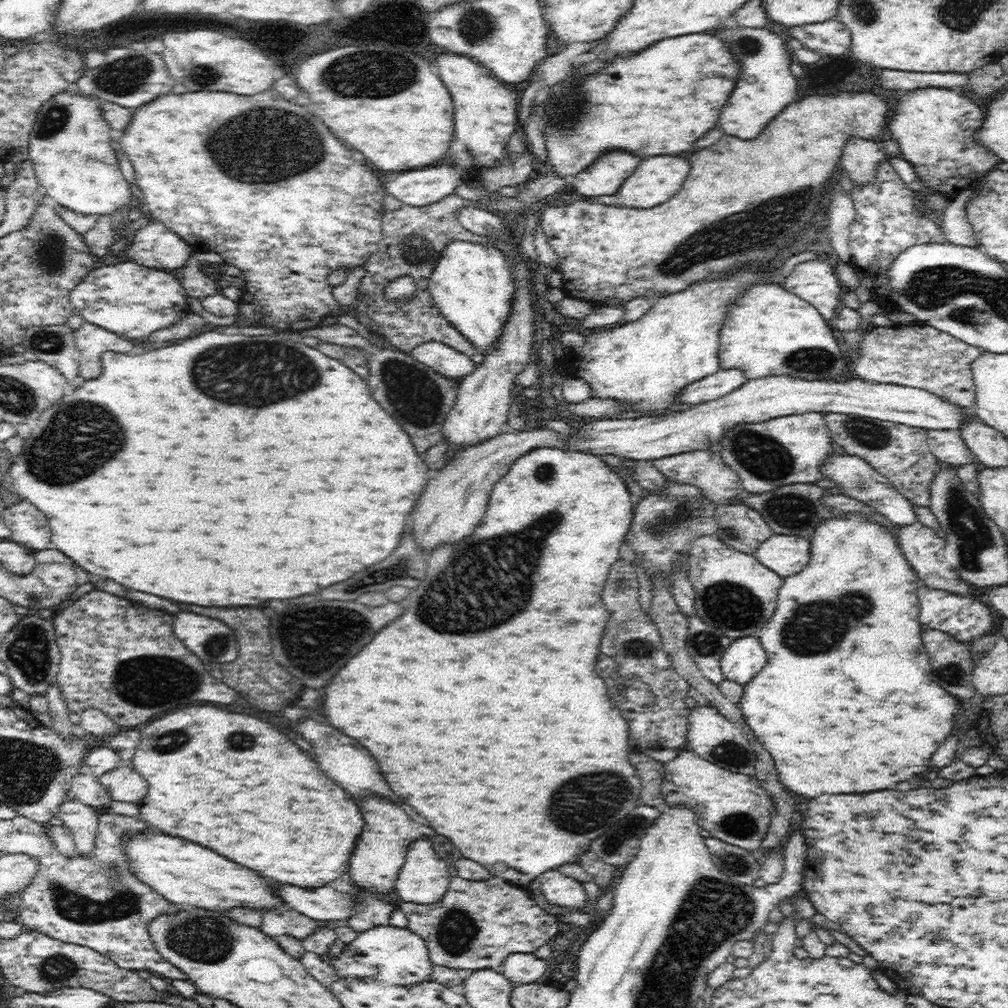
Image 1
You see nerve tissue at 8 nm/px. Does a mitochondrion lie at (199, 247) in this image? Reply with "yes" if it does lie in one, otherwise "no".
no

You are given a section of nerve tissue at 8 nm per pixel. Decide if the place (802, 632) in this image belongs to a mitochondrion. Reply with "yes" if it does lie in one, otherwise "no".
yes

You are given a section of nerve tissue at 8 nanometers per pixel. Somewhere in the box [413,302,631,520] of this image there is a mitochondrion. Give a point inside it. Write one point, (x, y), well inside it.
(546, 471)

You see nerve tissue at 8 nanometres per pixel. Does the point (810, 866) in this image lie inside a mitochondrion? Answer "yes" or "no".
no

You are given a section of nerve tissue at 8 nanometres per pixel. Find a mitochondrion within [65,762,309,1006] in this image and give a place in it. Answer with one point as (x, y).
(202, 938)

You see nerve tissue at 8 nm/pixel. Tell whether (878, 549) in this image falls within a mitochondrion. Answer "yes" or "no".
no

